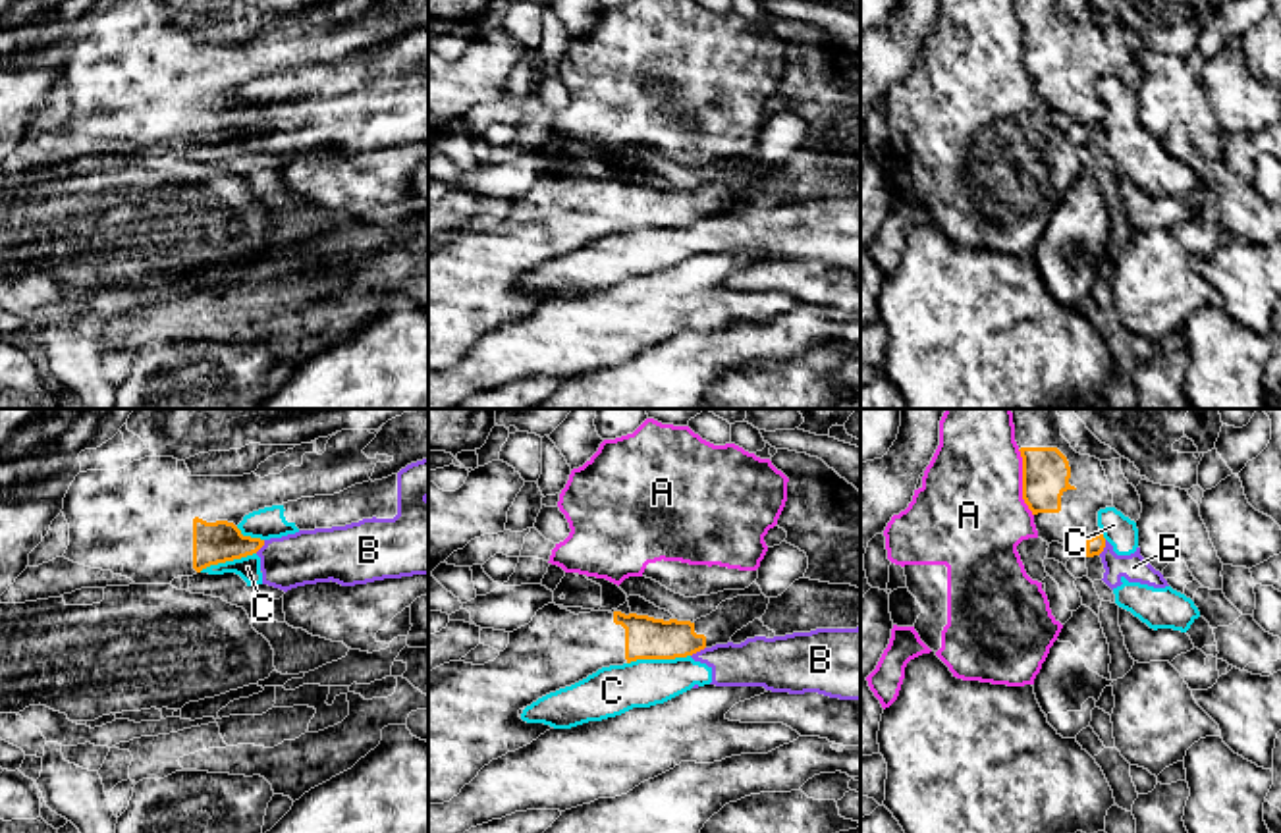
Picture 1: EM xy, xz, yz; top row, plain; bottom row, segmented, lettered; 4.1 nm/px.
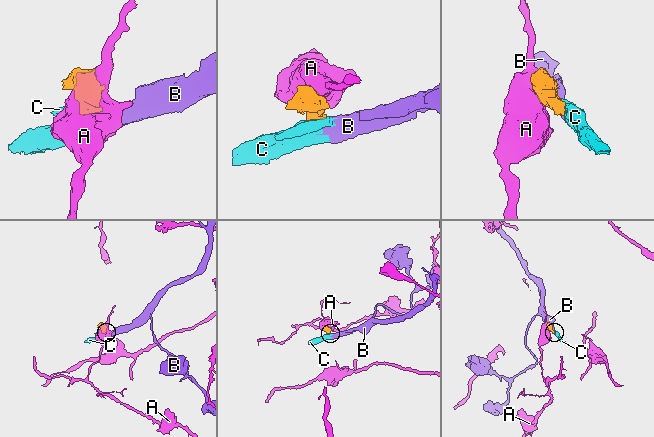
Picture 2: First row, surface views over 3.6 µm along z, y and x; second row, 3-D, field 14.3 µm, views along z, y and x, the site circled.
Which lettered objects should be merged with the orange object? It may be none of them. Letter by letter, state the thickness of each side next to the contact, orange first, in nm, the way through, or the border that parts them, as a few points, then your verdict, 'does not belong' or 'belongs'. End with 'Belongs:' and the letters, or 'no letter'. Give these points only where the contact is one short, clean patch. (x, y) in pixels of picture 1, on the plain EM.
A: 200 nm thick on the orange side, 440 nm on the other; does not belong
B: 180 nm thick on the orange side, 200 nm on the other; border along xz (705, 214), (691, 224); does not belong
C: 180 nm thick on the orange side, 200 nm on the other; border along xz (689, 222), (631, 228), (627, 232); does not belong
Belongs: no letter

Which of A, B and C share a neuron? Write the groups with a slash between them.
A / B C

